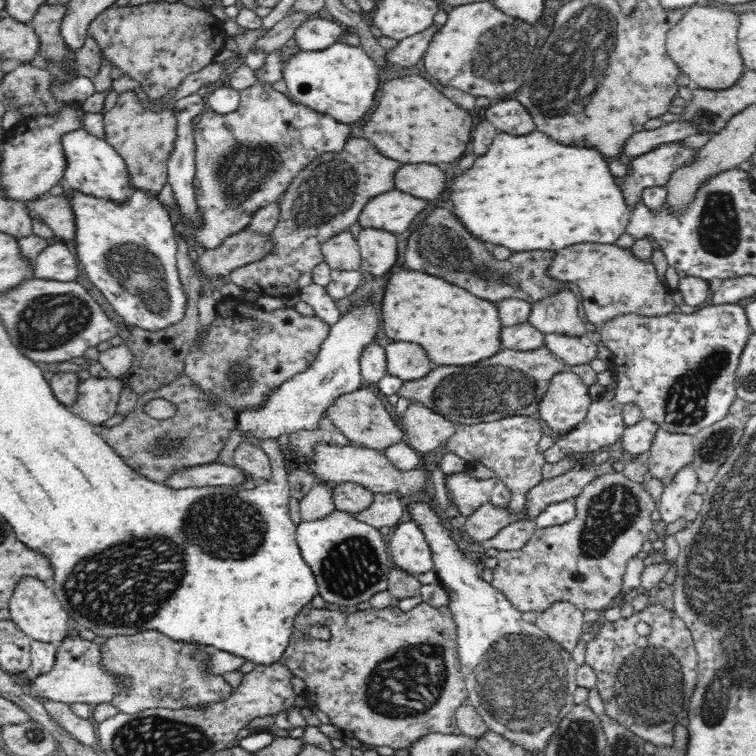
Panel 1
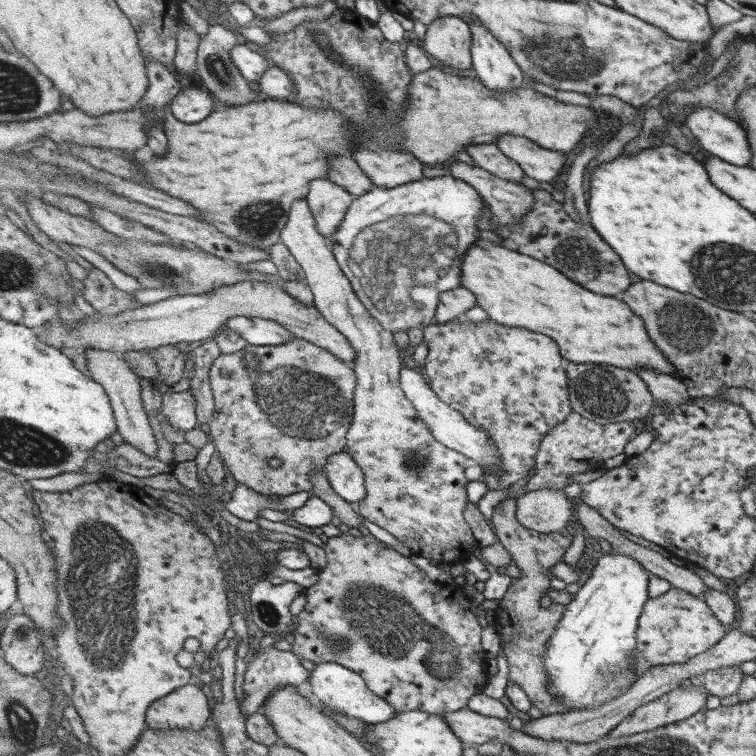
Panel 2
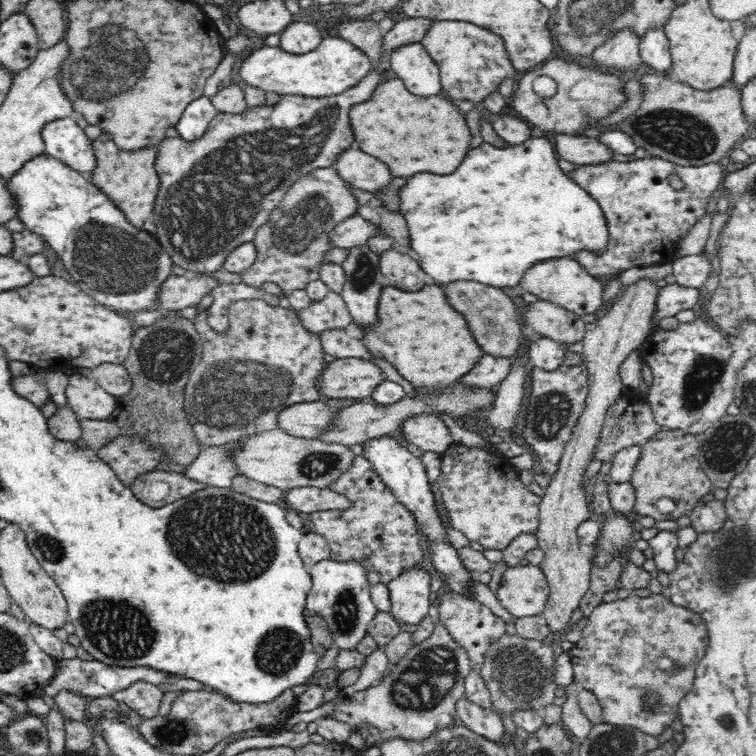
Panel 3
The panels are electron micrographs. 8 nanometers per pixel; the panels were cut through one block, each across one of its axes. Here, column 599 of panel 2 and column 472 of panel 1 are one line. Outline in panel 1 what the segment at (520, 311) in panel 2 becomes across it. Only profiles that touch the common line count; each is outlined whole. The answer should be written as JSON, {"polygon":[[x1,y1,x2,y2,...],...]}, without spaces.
{"polygon":[[406,271,392,274,387,283,382,301,382,320,384,333,388,339,406,340,406,342,418,342,426,348,428,356,436,365,464,366,477,363,498,355,502,349,502,321,498,313,497,304,488,300,482,300,478,296,472,296,464,288,458,288,442,278,429,273,418,271]]}

